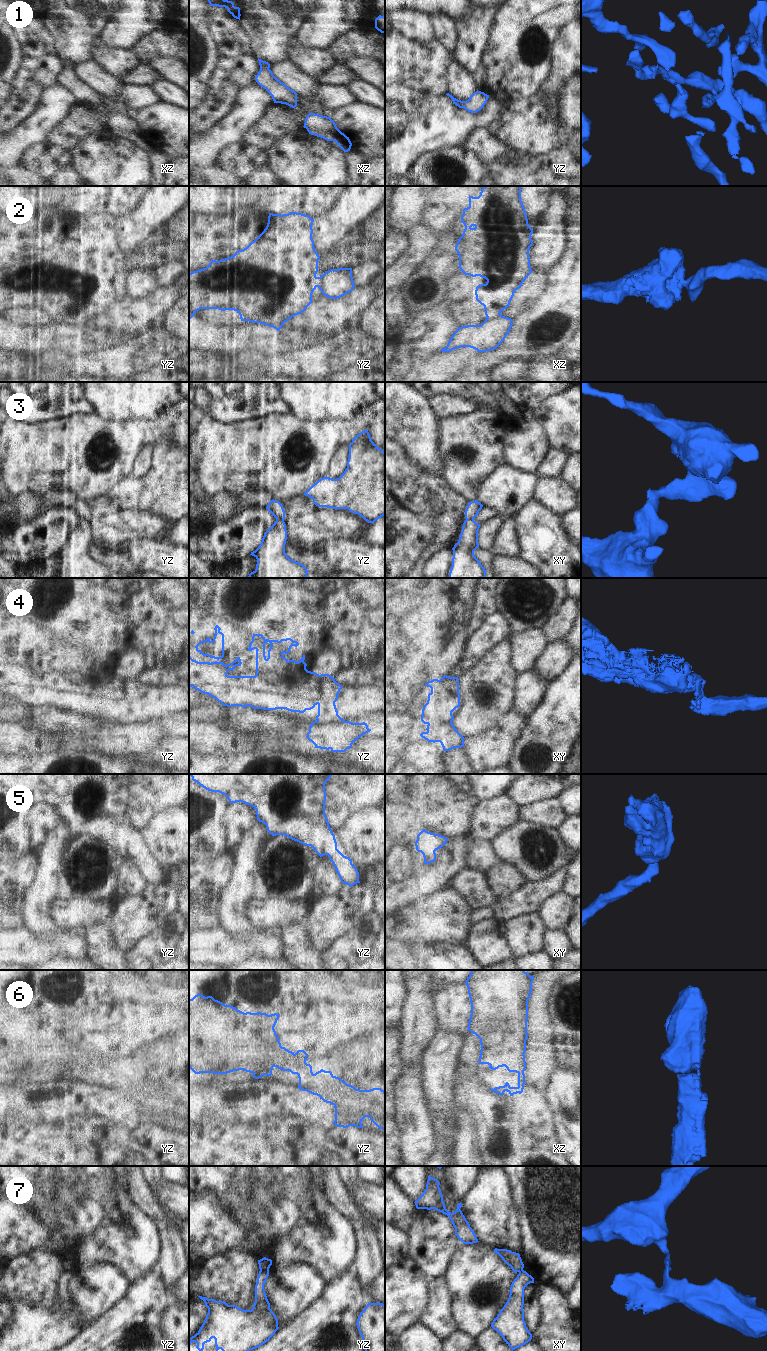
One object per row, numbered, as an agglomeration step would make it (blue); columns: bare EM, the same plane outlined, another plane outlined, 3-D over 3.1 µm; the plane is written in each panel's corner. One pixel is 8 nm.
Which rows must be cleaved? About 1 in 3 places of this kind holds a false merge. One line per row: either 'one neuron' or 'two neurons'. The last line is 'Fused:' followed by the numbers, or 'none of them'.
1: one neuron
2: two neurons
3: two neurons
4: two neurons
5: one neuron
6: one neuron
7: two neurons
Fused: 2, 3, 4, 7

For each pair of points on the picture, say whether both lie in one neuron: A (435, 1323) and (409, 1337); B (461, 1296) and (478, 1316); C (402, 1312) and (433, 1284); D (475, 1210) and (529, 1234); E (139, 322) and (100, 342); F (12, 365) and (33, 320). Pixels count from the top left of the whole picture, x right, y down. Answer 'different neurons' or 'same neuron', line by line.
A: different neurons
B: same neuron
C: different neurons
D: different neurons
E: different neurons
F: different neurons

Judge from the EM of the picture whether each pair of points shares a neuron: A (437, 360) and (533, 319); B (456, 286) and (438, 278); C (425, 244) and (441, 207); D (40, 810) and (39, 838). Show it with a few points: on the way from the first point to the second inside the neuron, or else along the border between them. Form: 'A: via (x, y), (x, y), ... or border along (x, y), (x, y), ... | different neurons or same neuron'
A: via (462, 359), (492, 359), (499, 356), (511, 344) | same neuron
B: border along (459, 270), (451, 276), (447, 283), (447, 299) | different neurons
C: border along (420, 221), (430, 226), (440, 236) | different neurons
D: via (40, 817), (40, 831) | same neuron

